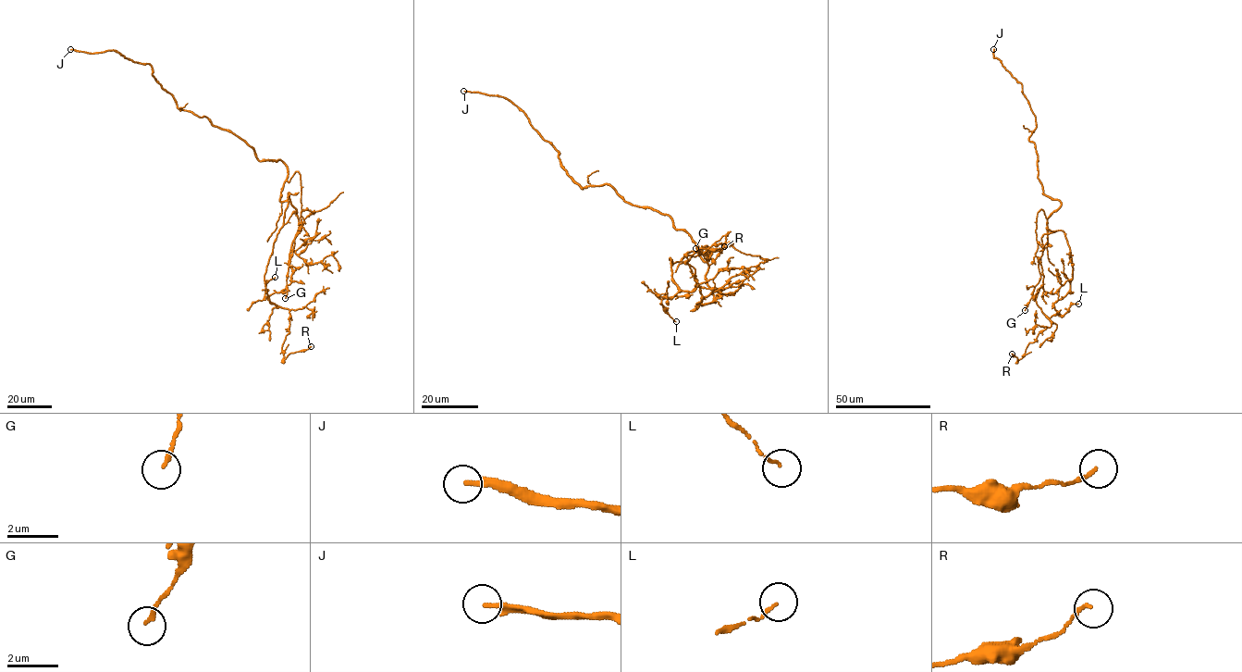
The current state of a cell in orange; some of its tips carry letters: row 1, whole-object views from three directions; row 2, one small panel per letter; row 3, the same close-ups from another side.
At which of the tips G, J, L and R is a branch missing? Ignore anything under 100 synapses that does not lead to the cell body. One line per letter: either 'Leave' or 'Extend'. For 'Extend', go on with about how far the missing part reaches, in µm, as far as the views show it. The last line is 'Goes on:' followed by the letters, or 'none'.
G: Leave
J: Extend. Missing length about 140 µm
L: Leave
R: Leave
Goes on: J

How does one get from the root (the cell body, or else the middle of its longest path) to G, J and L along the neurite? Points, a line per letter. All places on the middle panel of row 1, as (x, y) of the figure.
G: (701, 258), (708, 259), (707, 249), (728, 232), (723, 246), (712, 252), (707, 260), (695, 248)
J: (701, 258), (698, 245), (669, 216), (626, 203), (608, 184), (575, 183), (559, 152), (510, 101), (463, 91)
L: (701, 258), (704, 247), (714, 300), (697, 306), (699, 286), (663, 299), (676, 321)

